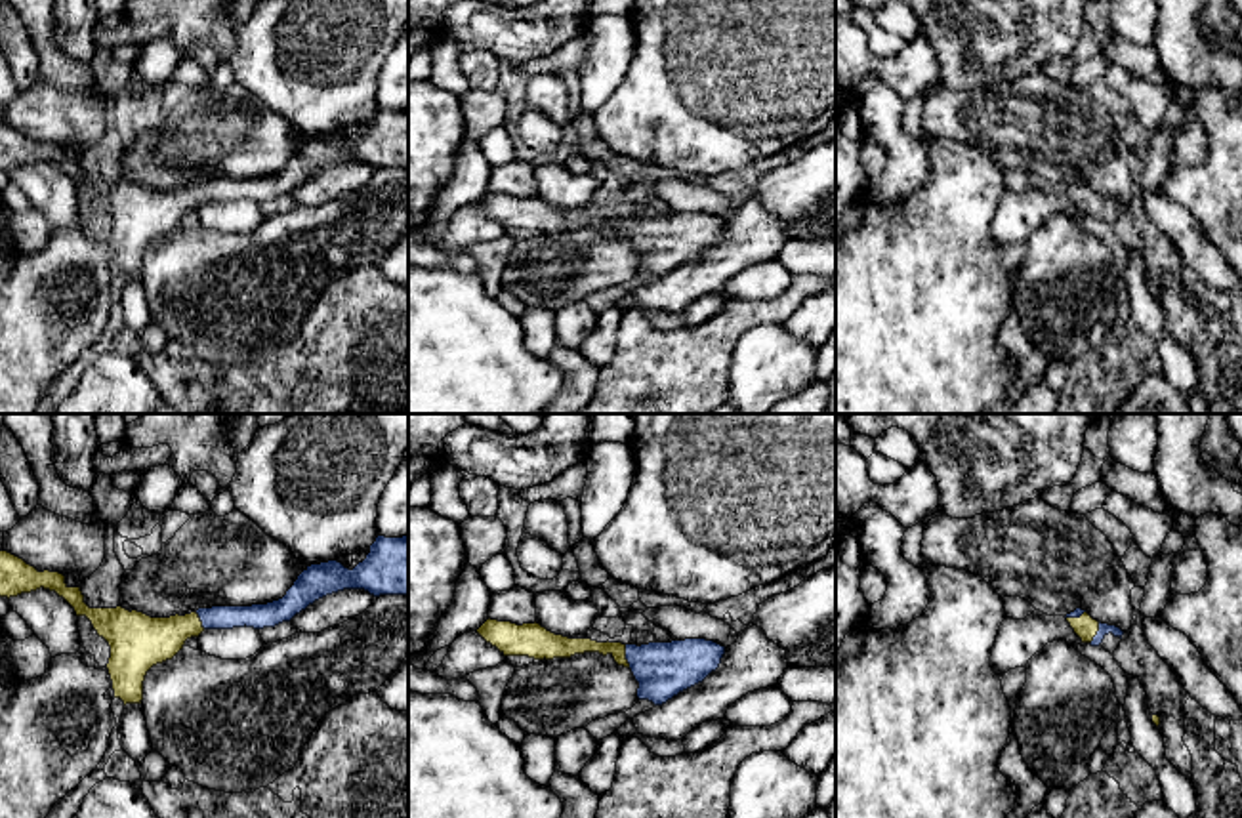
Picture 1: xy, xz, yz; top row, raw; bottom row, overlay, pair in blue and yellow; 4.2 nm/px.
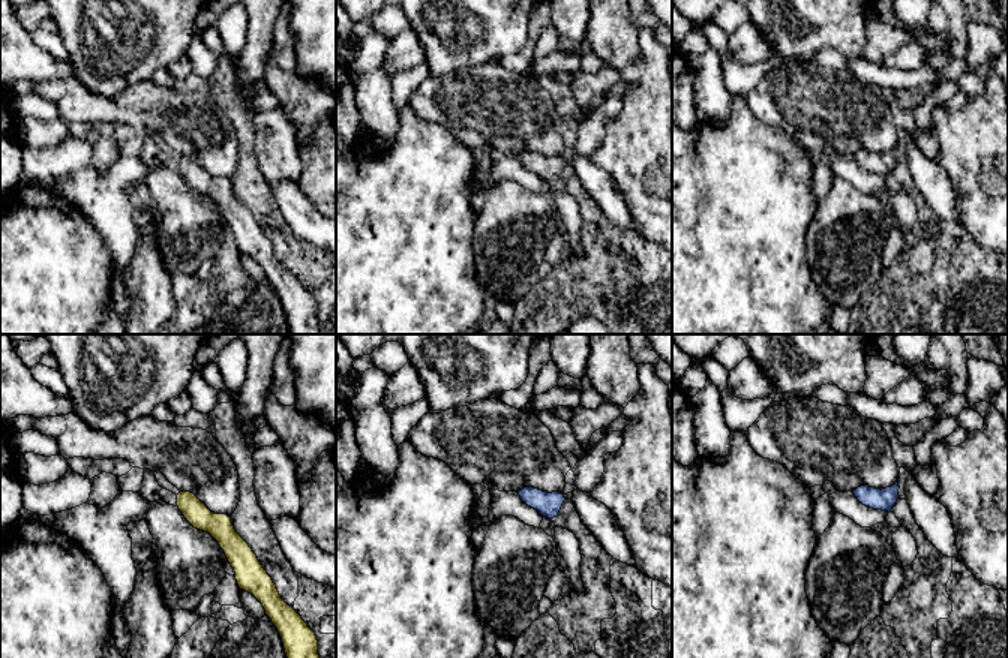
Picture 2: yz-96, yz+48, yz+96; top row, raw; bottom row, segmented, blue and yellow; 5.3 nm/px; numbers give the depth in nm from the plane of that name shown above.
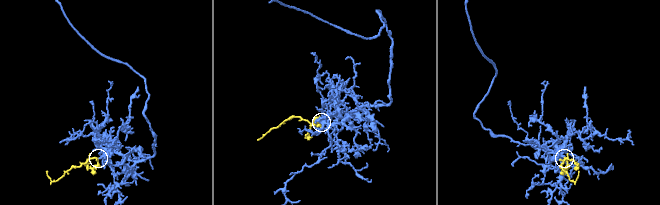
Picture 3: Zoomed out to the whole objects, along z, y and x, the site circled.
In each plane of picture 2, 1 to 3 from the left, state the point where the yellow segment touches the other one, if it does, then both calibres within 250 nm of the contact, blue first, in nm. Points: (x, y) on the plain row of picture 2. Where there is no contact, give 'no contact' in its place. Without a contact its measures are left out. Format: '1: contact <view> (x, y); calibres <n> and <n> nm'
1: no contact
2: no contact
3: no contact

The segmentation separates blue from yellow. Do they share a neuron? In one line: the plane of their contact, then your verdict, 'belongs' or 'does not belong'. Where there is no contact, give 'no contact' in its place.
xz | belongs

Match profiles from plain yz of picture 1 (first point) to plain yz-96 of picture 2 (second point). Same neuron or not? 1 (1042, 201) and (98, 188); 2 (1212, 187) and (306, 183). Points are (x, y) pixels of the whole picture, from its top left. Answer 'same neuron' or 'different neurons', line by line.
1: same neuron
2: same neuron

